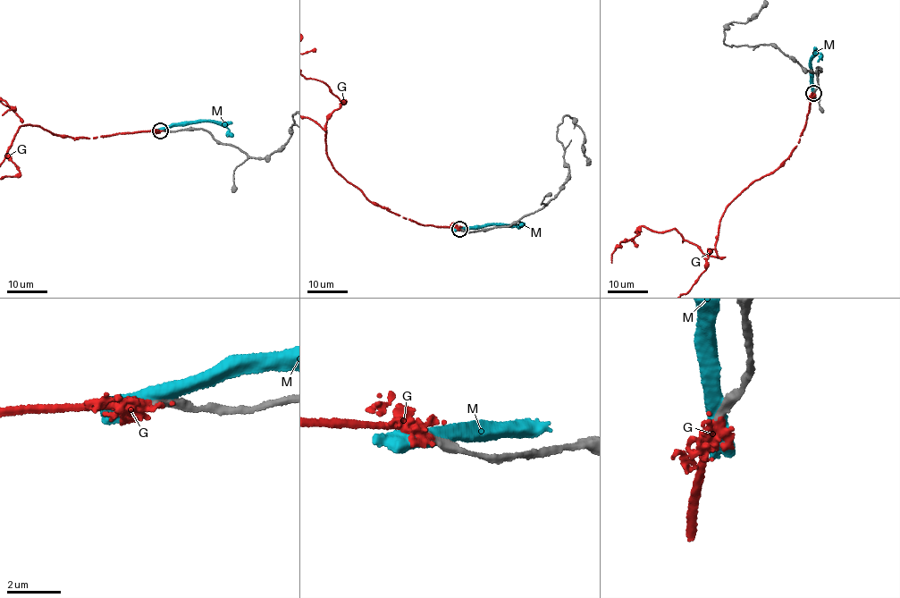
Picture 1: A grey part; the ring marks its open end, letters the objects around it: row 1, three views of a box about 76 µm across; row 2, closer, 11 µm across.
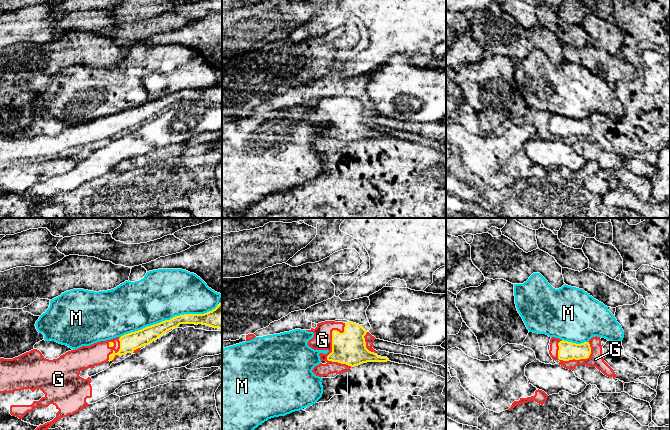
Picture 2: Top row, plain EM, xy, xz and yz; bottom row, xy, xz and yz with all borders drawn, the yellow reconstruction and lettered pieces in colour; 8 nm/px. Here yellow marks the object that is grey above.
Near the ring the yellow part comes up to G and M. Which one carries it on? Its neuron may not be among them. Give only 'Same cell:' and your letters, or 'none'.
Same cell: G

